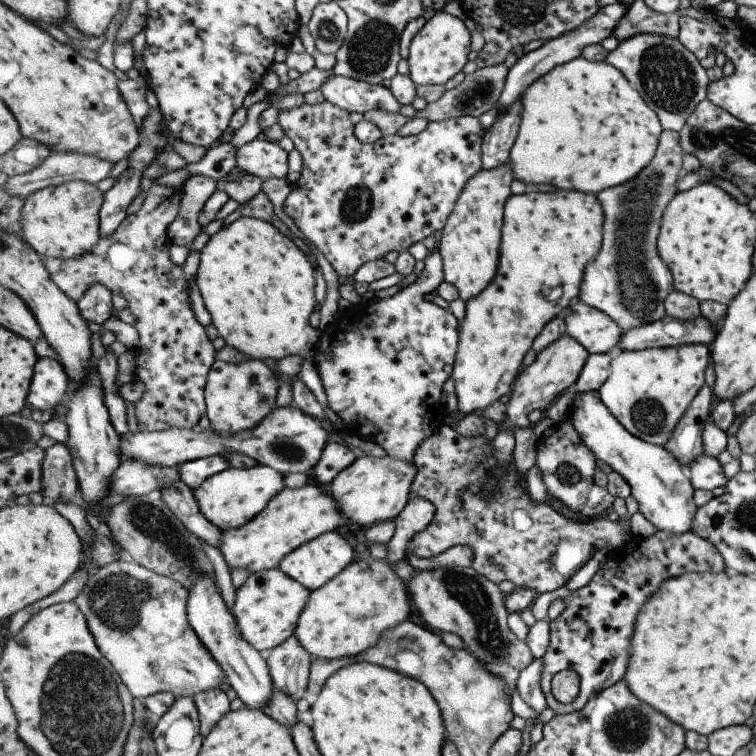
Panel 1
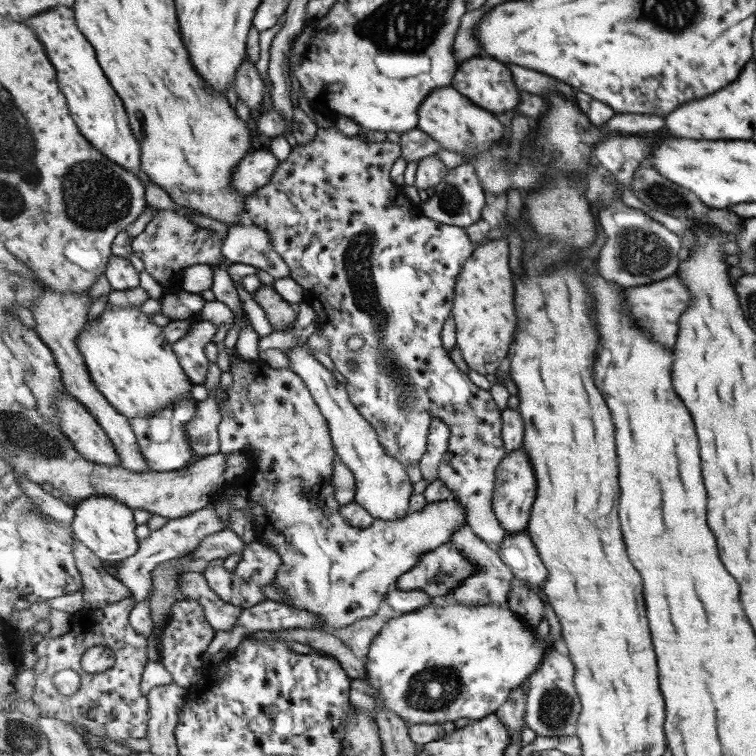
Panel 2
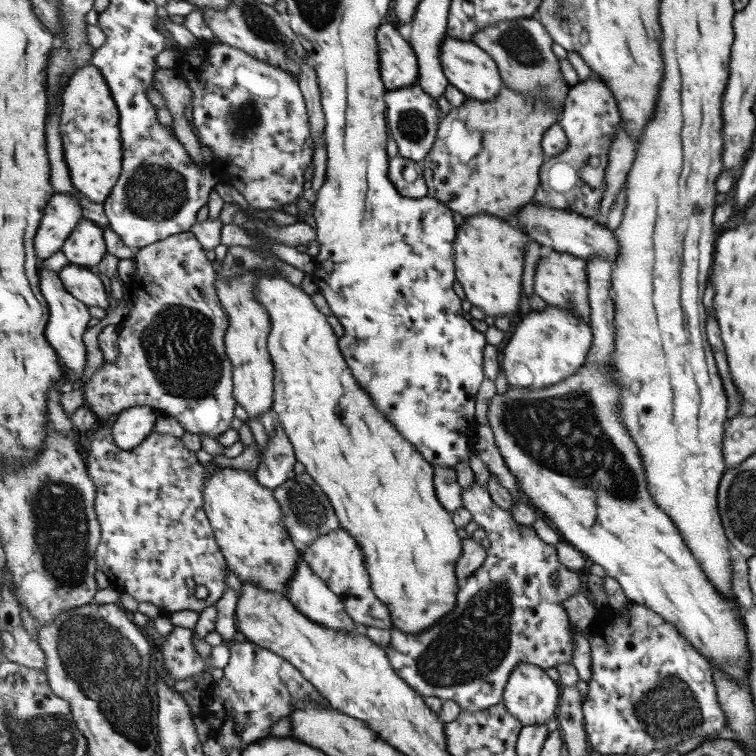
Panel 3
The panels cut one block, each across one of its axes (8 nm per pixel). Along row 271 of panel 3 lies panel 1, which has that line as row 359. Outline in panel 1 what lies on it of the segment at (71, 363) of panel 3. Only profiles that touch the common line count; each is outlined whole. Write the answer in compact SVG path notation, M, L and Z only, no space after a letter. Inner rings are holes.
M40 358L32 380L28 396L29 409L51 411L66 400L70 394L71 384L68 371L57 358Z

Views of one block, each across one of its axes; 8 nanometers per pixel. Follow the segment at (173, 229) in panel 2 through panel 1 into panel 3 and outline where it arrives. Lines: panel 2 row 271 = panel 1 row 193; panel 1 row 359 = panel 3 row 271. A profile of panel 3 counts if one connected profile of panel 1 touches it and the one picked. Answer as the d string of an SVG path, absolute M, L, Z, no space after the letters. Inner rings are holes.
M191 231L181 234L174 234L165 240L143 247L137 252L135 258L136 271L131 279L129 288L131 290L131 300L133 308L121 322L120 335L118 336L119 357L114 362L103 362L90 380L84 385L83 398L87 406L99 417L118 415L127 409L137 406L149 406L174 417L181 424L184 431L198 435L200 438L209 437L218 439L221 434L232 428L235 421L235 408L237 408L236 395L234 394L234 365L226 351L226 336L230 326L228 312L225 311L218 295L217 272L214 261L209 261L205 256L205 247L200 243L200 239Z

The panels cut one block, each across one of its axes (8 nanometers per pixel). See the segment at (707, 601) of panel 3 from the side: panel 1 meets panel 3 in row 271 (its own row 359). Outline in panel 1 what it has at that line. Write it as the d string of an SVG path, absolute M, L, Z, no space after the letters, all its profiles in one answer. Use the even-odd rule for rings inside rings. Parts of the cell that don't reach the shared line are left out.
M593 353L590 355L579 380L575 384L574 391L601 391L602 386L611 376L612 362L612 353Z

